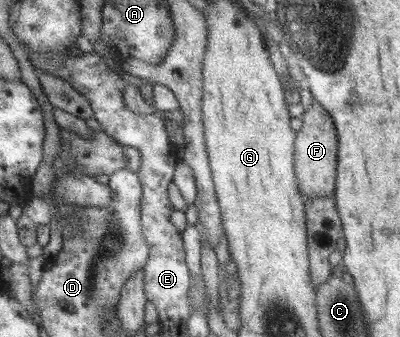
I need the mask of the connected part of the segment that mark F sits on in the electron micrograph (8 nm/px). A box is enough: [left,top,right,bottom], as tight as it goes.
[294,100,338,199]

